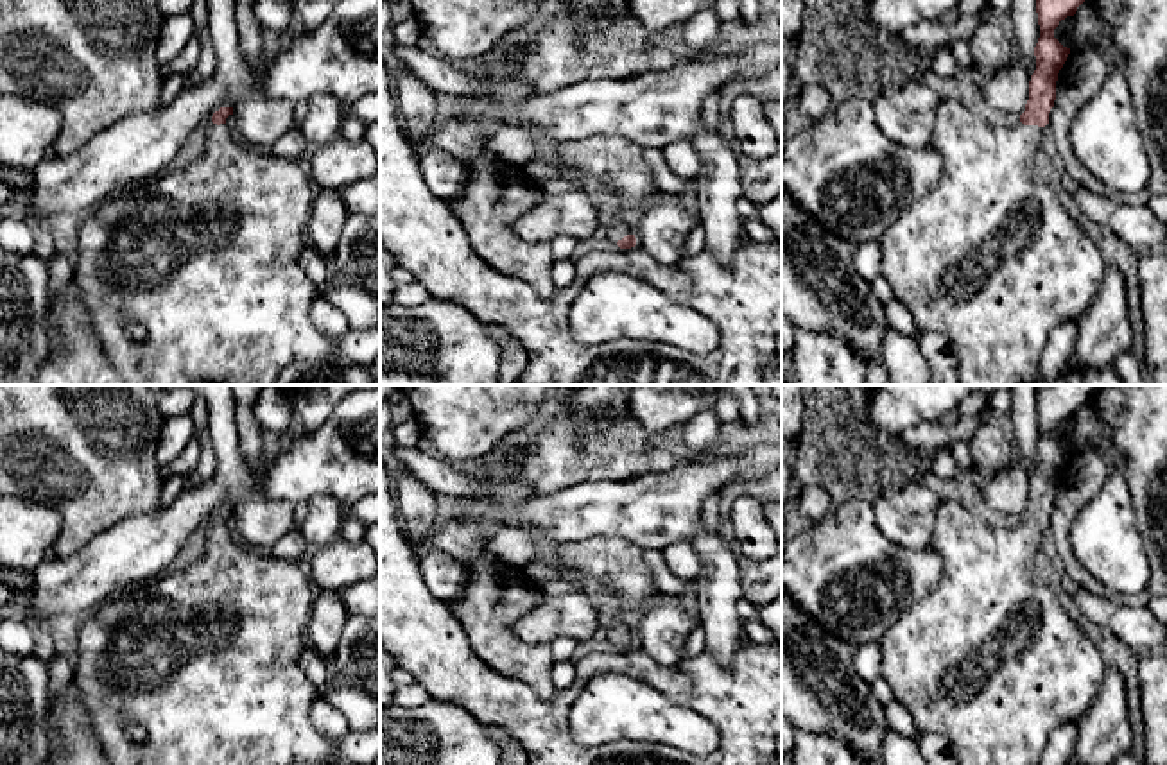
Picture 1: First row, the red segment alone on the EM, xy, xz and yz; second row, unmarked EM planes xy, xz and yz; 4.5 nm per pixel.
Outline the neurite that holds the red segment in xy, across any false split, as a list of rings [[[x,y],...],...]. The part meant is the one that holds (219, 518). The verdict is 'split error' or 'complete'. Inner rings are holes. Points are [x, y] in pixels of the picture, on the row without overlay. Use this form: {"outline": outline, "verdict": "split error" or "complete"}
{"outline": [[[220,509],[206,523],[204,555],[185,572],[169,573],[154,580],[149,588],[122,593],[97,606],[79,631],[79,656],[73,665],[73,684],[86,708],[93,729],[100,740],[111,765],[337,765],[337,740],[319,733],[308,717],[317,697],[316,686],[298,665],[301,650],[307,647],[307,629],[310,623],[316,588],[301,561],[287,561],[271,555],[267,550],[247,543],[237,543],[226,520],[233,509]],[[138,724],[145,731],[145,740],[136,742],[129,727]]], "verdict": "split error"}

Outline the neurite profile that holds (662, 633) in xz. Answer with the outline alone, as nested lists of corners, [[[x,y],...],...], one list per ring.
[[[679,600],[654,606],[636,623],[636,647],[661,666],[672,666],[685,659],[687,640],[697,625],[699,615]]]

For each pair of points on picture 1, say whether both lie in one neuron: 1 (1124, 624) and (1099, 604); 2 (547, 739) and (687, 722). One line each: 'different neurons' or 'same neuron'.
1: same neuron
2: different neurons

